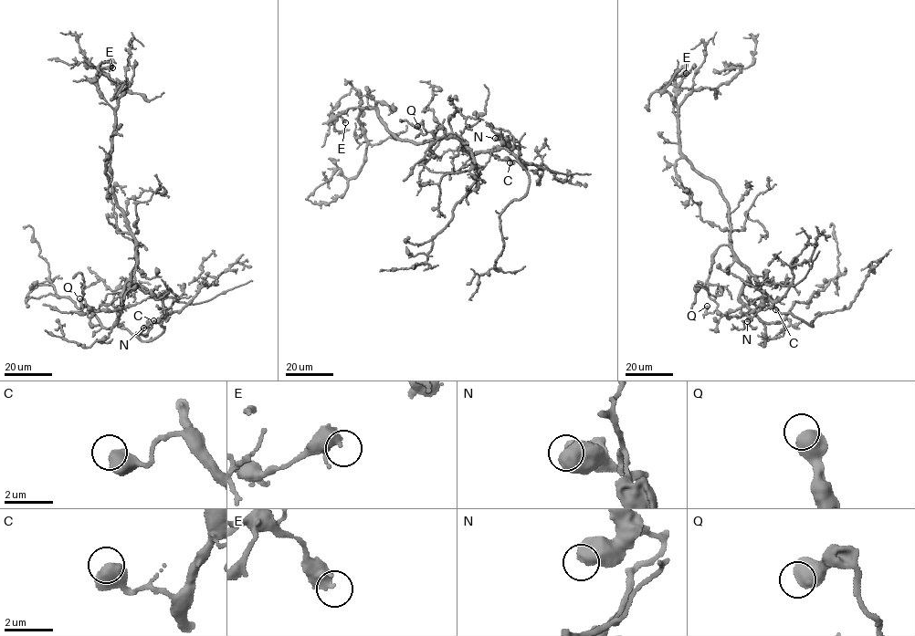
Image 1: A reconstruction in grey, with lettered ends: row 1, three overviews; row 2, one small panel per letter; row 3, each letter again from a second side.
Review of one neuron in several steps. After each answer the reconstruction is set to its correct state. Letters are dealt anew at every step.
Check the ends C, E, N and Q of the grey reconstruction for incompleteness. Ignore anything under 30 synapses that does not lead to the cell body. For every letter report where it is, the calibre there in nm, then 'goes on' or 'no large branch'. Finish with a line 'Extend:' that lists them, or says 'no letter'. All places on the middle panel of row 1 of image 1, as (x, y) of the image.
C: place (510, 162); calibre 600 nm; no large branch
E: place (345, 122); calibre 360 nm; no large branch
N: place (495, 138); calibre 650 nm; no large branch
Q: place (417, 126); calibre 700 nm; no large branch
Extend: no letter

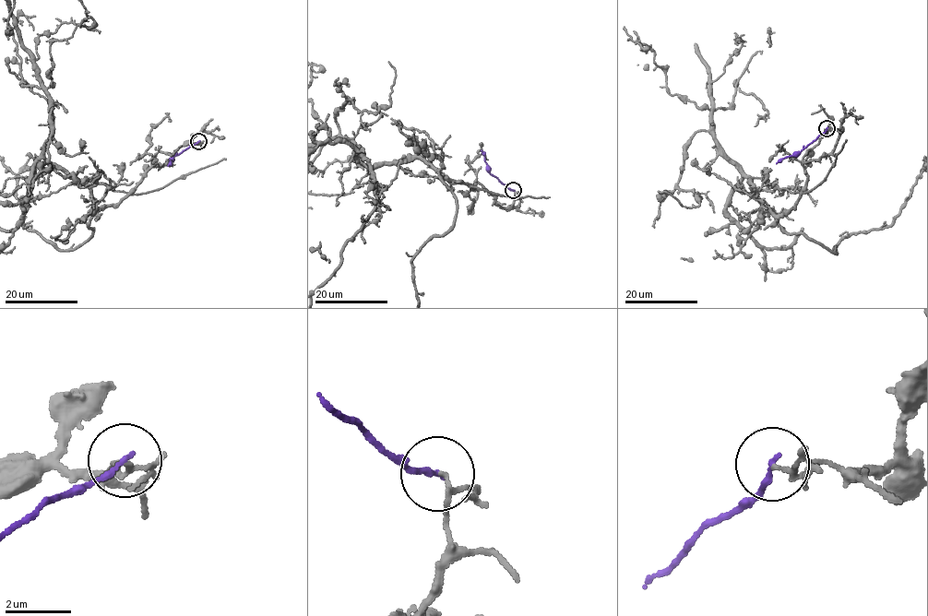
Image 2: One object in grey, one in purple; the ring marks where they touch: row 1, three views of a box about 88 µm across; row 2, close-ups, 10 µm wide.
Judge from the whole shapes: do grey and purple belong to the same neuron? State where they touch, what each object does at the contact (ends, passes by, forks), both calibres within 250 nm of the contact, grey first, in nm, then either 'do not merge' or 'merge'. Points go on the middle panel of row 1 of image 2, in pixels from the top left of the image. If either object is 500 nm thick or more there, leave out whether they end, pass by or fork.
place (513, 190); grey passes by; purple ends; calibres 100 and 170 nm; do not merge

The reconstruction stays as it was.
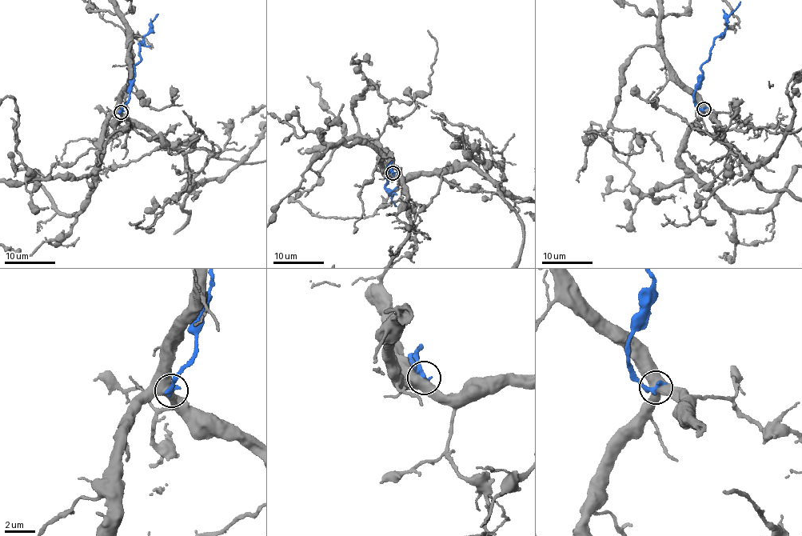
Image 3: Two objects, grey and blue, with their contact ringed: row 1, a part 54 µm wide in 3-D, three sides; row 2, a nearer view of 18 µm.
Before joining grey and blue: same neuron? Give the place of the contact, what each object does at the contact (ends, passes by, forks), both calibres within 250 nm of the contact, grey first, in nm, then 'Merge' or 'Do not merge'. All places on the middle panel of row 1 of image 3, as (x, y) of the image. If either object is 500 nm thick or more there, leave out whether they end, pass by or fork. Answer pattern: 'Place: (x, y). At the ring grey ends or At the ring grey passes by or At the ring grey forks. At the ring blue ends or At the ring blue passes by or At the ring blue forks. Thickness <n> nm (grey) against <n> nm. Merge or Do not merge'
Place: (393, 173). Thickness 550 nm (grey) against 400 nm. Do not merge

